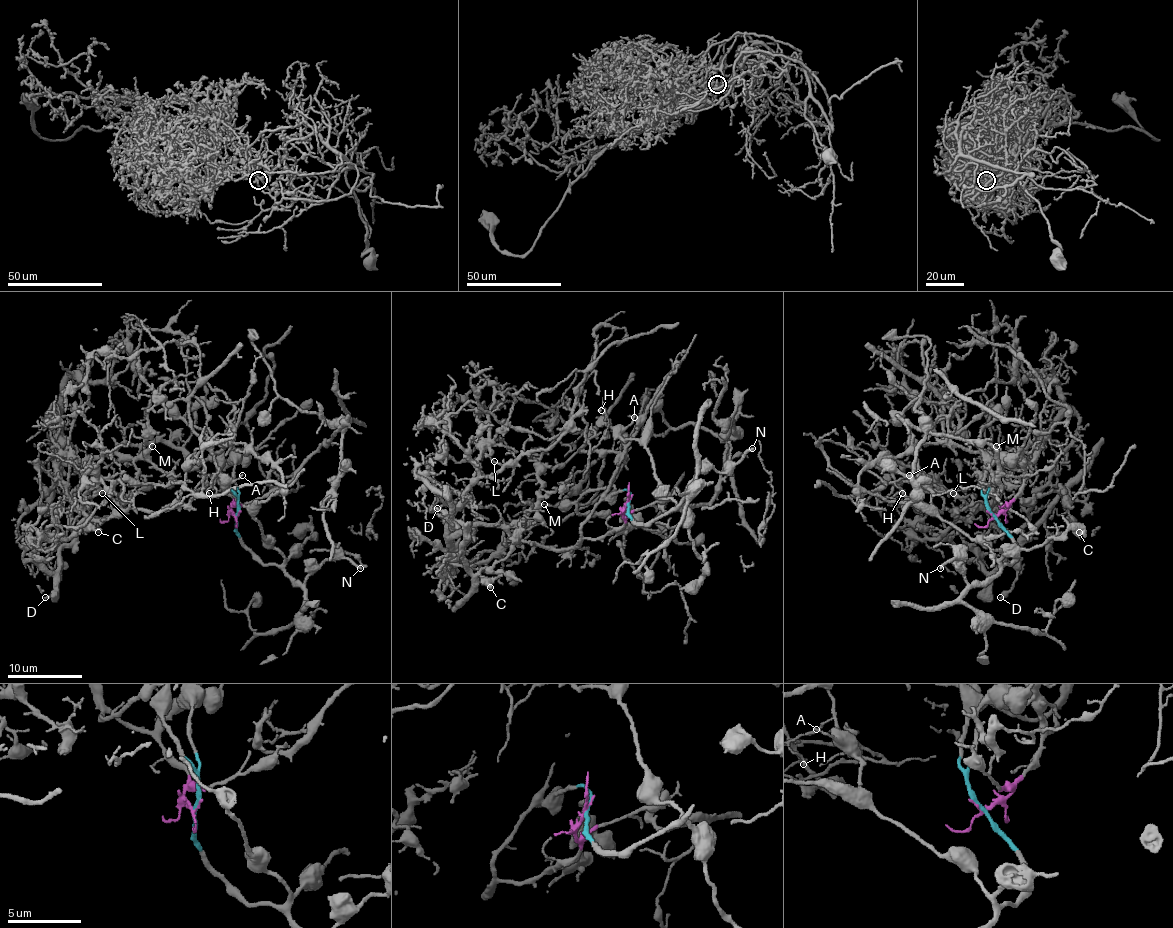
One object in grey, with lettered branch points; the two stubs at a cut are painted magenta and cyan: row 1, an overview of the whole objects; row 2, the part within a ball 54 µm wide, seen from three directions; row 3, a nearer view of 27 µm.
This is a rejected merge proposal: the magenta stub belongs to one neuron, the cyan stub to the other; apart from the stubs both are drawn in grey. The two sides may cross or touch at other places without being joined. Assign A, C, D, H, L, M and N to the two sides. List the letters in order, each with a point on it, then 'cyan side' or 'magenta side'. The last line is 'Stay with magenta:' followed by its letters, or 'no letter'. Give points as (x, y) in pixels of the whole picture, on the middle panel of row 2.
A: (634, 417) | cyan side
C: (490, 587) | magenta side
D: (437, 508) | magenta side
H: (601, 410) | cyan side
L: (494, 461) | magenta side
M: (544, 504) | magenta side
N: (752, 448) | cyan side
Stay with magenta: C, D, L, M

